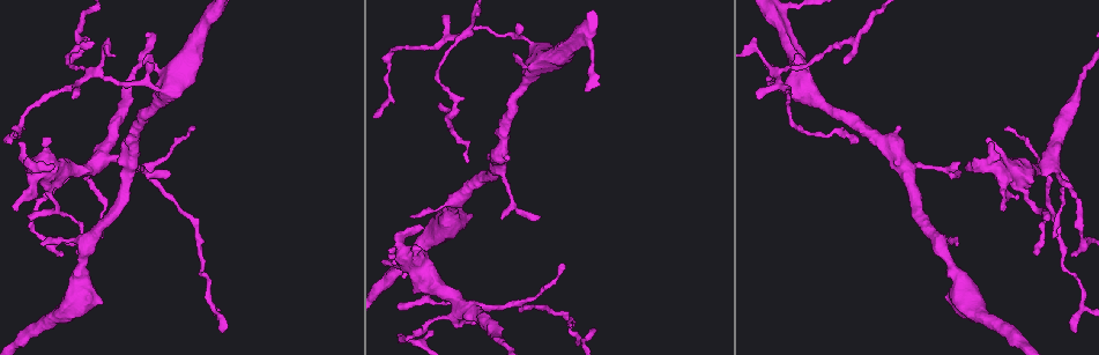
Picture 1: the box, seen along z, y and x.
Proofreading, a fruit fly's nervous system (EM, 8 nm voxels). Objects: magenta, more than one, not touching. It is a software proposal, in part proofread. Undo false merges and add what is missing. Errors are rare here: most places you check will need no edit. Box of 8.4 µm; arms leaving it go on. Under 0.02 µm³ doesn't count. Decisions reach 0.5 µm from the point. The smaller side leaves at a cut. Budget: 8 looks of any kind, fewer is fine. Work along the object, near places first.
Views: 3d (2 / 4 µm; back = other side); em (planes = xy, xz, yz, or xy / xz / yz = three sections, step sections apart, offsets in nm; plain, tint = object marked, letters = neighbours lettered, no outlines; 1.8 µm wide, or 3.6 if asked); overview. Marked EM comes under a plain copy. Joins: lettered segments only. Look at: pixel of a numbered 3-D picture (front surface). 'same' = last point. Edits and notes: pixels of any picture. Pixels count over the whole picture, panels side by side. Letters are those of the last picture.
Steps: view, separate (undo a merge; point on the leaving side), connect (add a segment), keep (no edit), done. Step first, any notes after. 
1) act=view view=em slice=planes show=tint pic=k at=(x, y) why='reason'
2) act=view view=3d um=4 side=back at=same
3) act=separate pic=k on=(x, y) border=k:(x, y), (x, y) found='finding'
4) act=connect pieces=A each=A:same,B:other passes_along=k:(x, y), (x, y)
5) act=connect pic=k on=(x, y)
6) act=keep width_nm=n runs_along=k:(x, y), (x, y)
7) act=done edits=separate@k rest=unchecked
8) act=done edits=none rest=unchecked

act=view view=em slice=planes show=tint pic=1 at=(1046, 166) why='looks like a crossing'

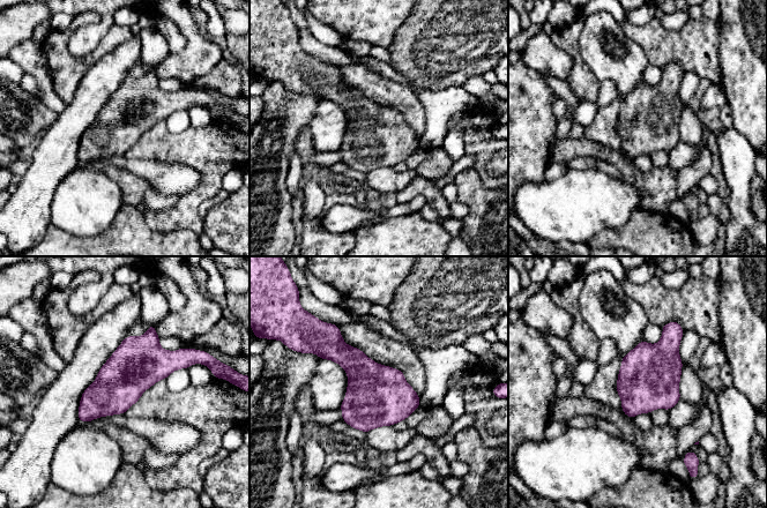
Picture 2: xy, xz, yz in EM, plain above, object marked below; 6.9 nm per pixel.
act=view view=em slice=planes show=letters at=same

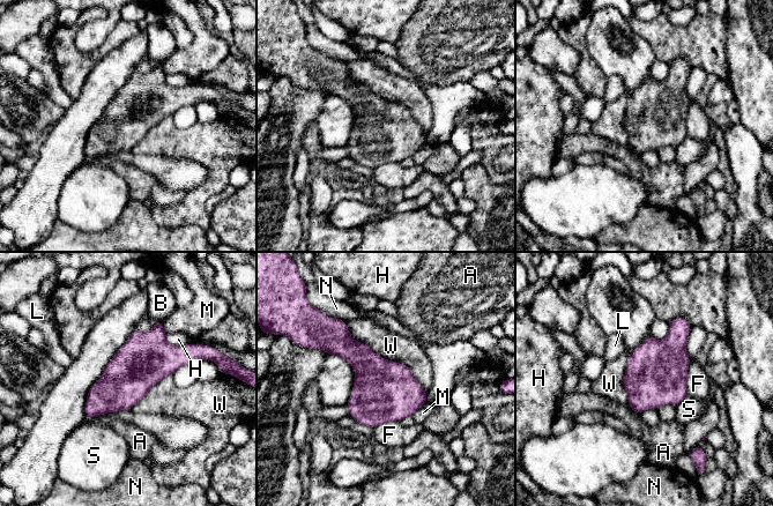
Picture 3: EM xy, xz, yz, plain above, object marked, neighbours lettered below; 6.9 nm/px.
act=keep longest_contact=W:750nm each=A:other,B:other,F:other,H:other,L:other,M:other,N:other,S:other,W:other border=3:(344, 321), (426, 392) found='one neuron here'

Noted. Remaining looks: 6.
act=view view=em slice=planes show=tint pic=1 at=(1049, 216) why='an open end'

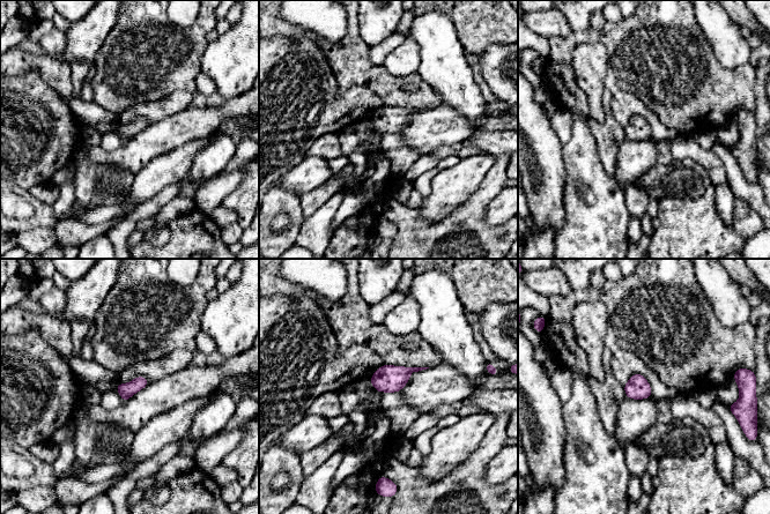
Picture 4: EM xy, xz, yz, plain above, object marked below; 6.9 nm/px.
act=view view=em slice=planes show=letters at=same

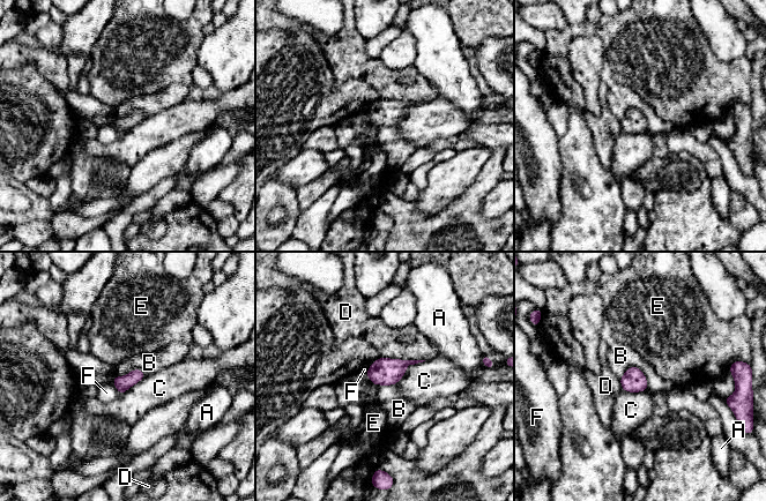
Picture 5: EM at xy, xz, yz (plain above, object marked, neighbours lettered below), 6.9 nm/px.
act=keep width_nm=110 each=A:other,B:other,C:other,D:other,E:other,F:other border=5:(619, 378), (637, 366), (648, 388) found='no lettered segment goes on from it'

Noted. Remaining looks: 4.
act=view view=em slice=planes show=letters pic=1 at=(420, 247) why='free end'

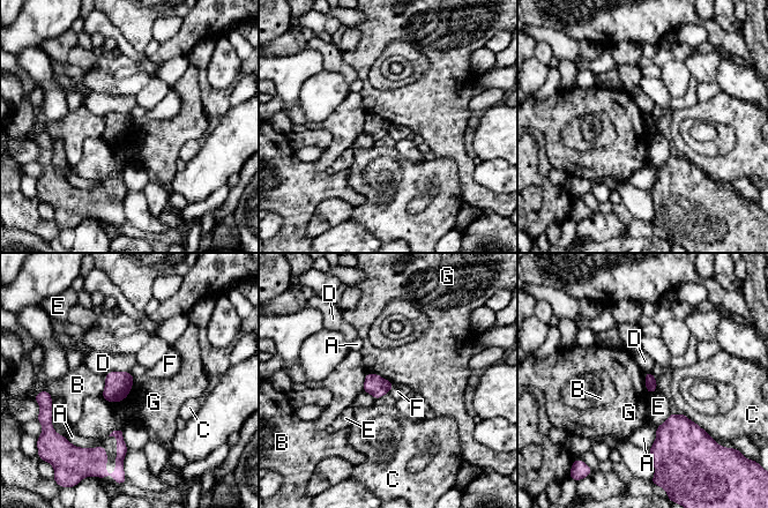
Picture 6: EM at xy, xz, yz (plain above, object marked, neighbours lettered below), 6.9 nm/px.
act=keep each=A:other,B:other,C:other,D:other,E:other,F:other,G:other border=6:(131, 372), (124, 398), (101, 396) found='no lettered segment goes on from it'

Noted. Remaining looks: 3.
act=done edits=none rest=unchecked

